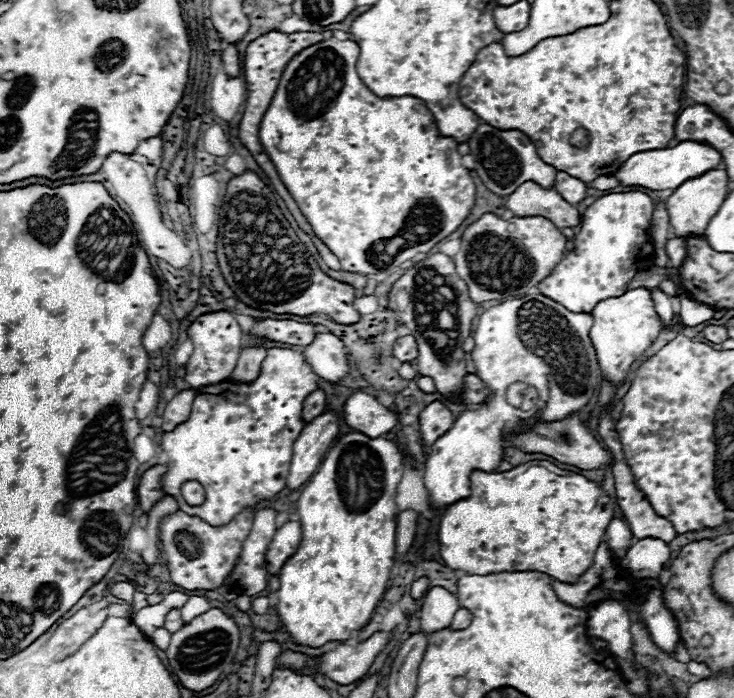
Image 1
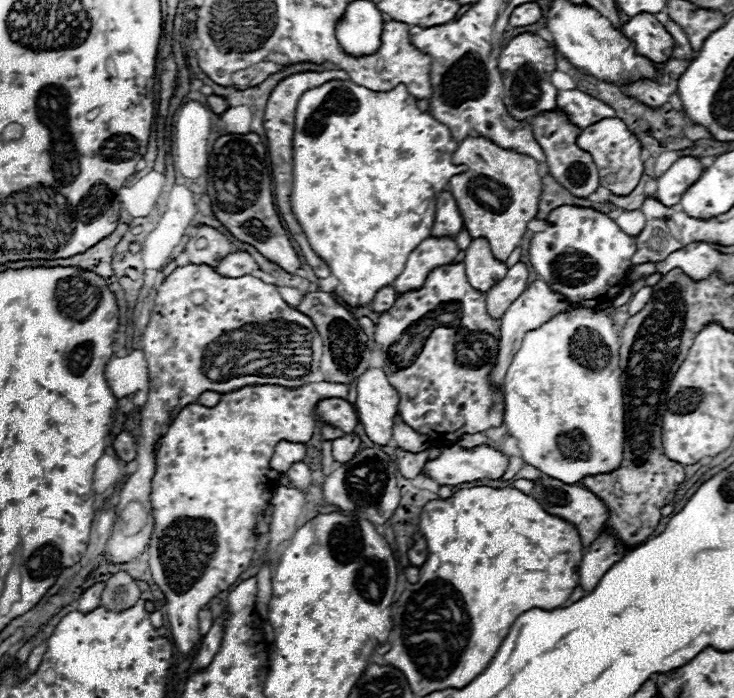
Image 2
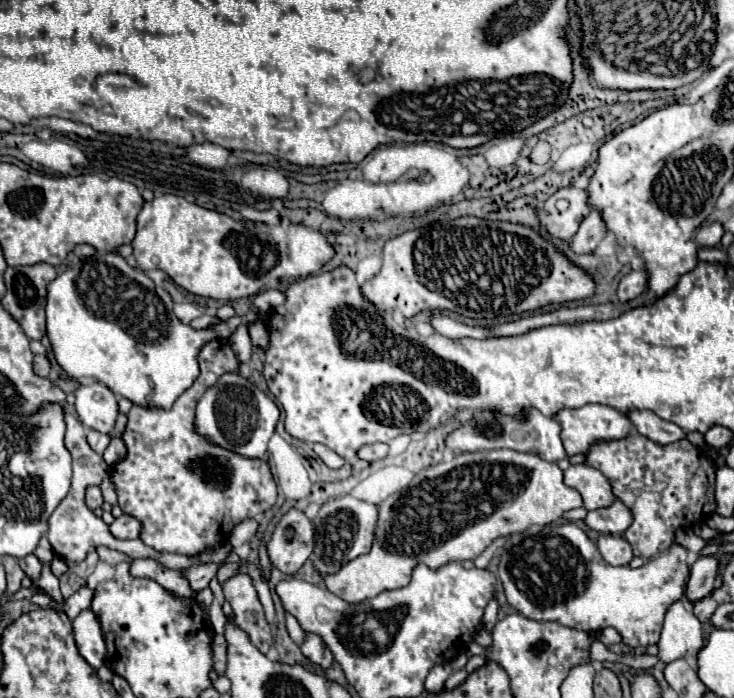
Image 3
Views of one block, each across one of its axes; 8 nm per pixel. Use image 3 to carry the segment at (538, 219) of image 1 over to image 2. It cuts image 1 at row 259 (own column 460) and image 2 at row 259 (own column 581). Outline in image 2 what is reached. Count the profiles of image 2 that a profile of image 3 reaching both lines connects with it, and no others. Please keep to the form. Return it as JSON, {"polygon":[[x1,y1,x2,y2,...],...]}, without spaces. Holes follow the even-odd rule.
{"polygon":[[474,136,460,142,452,162,468,166,464,174,454,176,448,182,448,192,452,192,460,208,464,228,470,238,486,238,496,260,506,262,526,234,526,224,538,214,538,198,542,194,538,162,526,154,504,150,490,140]]}

